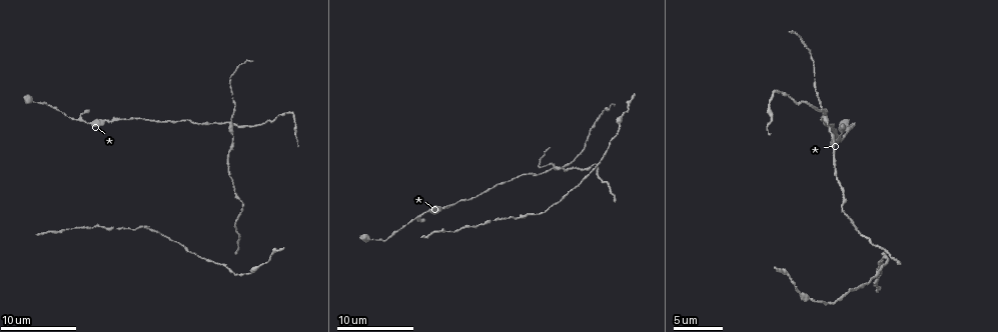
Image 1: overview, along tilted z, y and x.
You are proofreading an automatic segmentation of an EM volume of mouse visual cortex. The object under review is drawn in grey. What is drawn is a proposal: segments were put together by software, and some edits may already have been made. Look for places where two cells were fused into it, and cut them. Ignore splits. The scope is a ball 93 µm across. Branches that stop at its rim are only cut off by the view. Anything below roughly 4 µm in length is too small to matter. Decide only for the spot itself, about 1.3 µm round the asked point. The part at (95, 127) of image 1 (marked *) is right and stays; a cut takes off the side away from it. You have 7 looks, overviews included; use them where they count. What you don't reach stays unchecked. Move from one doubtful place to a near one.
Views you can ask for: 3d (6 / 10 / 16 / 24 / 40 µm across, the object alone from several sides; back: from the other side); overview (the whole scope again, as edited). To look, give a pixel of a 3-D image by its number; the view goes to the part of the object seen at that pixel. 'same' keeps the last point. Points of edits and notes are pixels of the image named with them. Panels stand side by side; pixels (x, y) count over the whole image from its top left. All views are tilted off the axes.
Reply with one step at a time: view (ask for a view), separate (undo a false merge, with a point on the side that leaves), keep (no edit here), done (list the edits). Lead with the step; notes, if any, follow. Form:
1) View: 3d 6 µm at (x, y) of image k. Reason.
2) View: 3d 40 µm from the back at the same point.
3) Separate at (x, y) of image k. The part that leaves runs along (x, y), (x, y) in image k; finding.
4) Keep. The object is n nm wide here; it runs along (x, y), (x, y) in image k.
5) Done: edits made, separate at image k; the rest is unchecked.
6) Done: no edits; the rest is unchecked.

View: 3d 10 µm at (878, 279) of image 1. Thick turns thin.

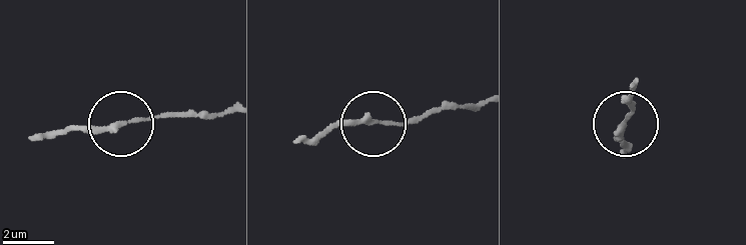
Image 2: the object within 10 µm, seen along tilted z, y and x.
View: 3d 6 µm at (623, 124) of image 2.

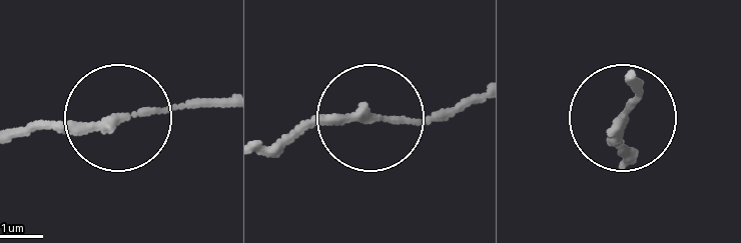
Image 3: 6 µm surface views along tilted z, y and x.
Keep. Continuous, no second cell.

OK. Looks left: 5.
View: 3d 16 µm at (216, 261) of image 1.

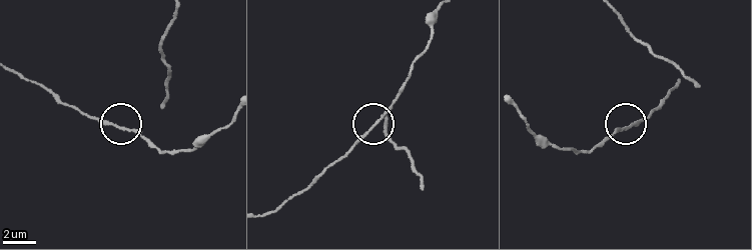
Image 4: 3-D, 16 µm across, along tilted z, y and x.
Keep. All the same cell.

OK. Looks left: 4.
View: 3d 10 µm at (156, 233) of image 1. Calibre changes.

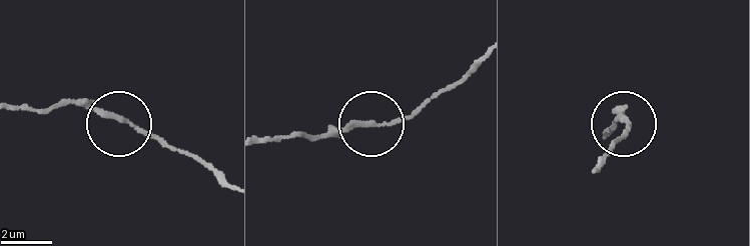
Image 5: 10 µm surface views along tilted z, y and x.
View: 3d 10 µm from the back at (121, 118) of image 5.

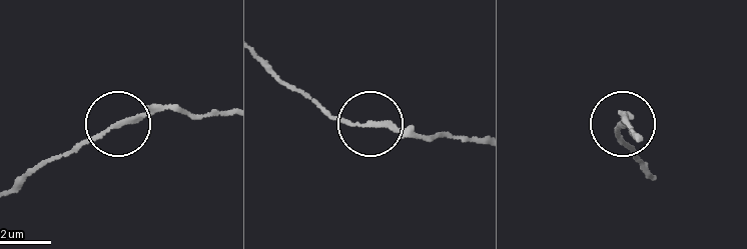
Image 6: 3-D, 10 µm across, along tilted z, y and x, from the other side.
Keep. One cell here.

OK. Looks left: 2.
View: 3d 10 µm at (556, 166) of image 1. Four arms meet.

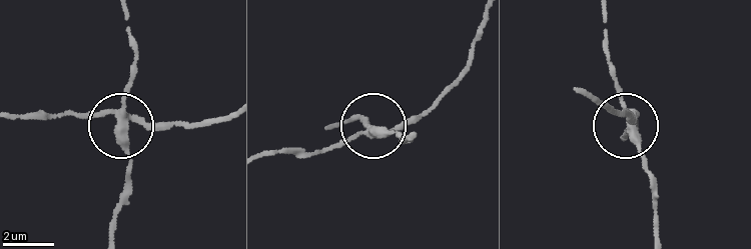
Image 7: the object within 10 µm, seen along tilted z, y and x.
View: 3d 6 µm at (631, 128) of image 7.

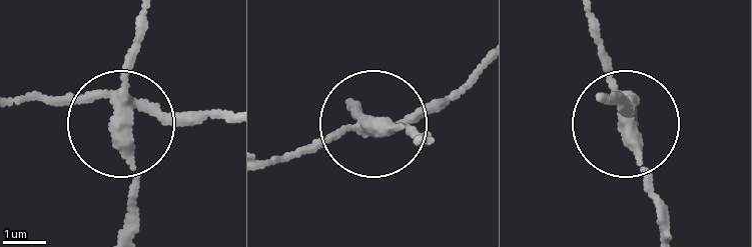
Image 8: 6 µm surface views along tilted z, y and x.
Separate at (141, 39) of image 8. 4 arms meet here; two cells meet here.

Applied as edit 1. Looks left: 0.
Done: edits made, separate at image 8; the rest is unchecked.

